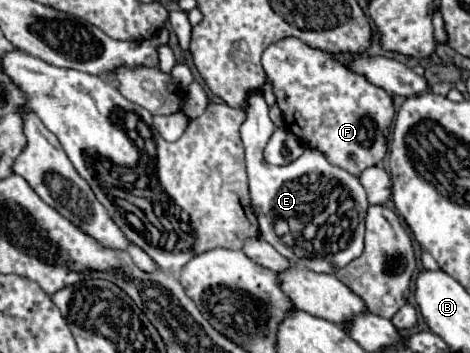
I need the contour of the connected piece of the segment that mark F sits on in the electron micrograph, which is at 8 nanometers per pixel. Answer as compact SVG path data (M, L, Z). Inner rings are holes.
M282 39L278 43L272 43L262 55L262 67L268 75L268 81L272 83L276 105L284 115L284 125L302 141L302 145L318 149L326 155L330 165L350 171L356 177L364 169L384 159L388 151L386 131L396 115L392 97L384 89L374 87L362 75L346 71L346 67L342 67L330 53L306 47L304 43L298 43L298 39Z

